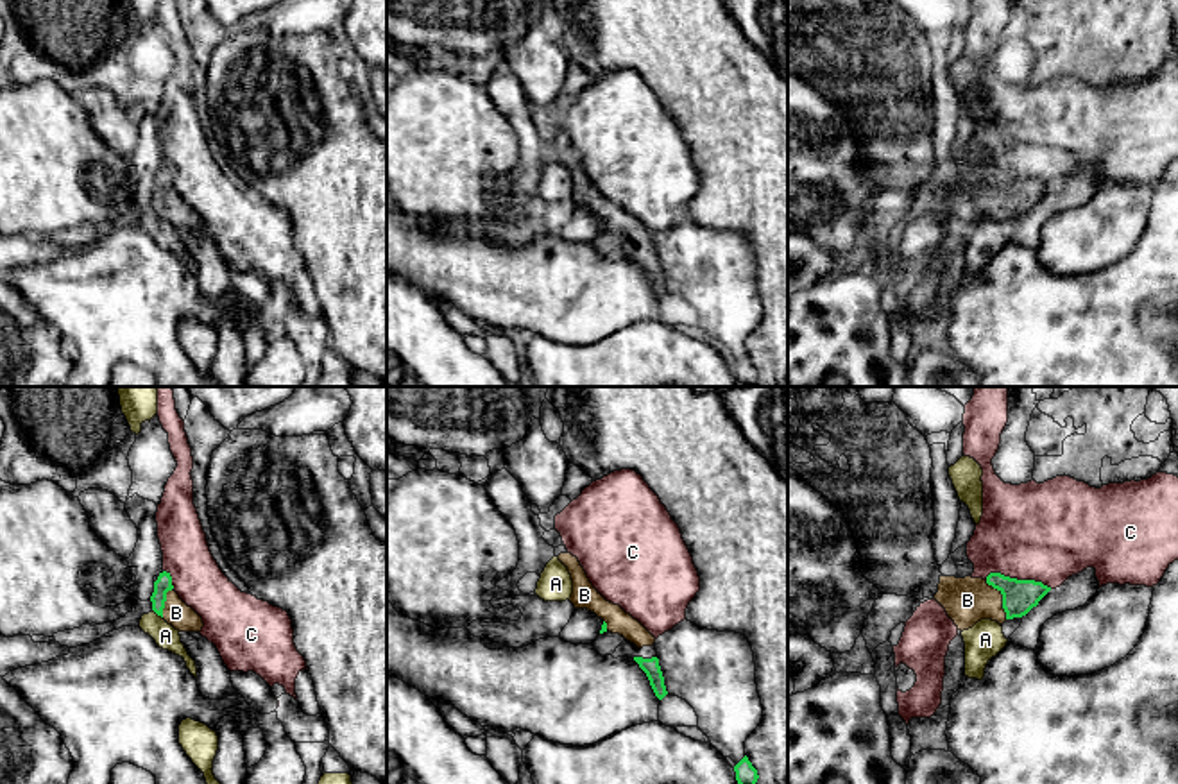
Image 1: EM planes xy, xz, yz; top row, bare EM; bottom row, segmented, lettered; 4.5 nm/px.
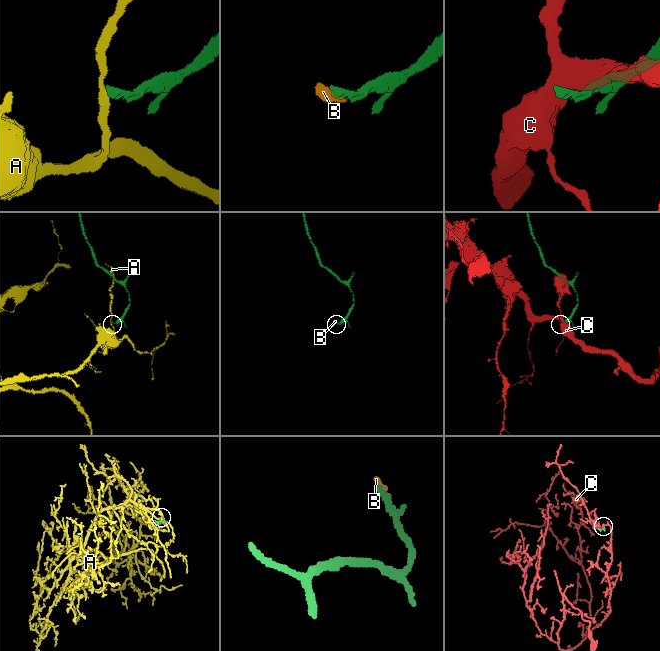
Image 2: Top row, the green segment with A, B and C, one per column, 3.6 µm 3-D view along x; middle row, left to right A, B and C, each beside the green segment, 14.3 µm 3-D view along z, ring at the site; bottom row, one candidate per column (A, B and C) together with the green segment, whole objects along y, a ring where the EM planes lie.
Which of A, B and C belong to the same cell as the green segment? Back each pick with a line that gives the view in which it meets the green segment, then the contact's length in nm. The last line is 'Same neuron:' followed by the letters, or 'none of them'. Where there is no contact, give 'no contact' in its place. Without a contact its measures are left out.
B: yz | 200 nm
Same neuron: B

